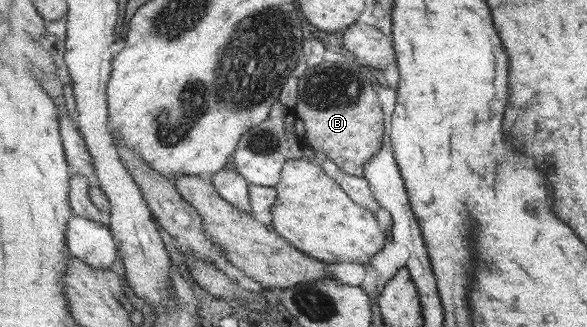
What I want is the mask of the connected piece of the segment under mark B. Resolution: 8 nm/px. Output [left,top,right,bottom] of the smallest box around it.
[295,62,386,177]

